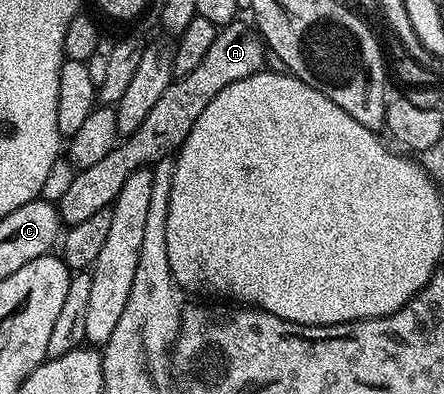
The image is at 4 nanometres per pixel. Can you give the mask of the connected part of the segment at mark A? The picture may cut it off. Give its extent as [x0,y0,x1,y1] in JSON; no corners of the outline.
[58,21,266,227]

